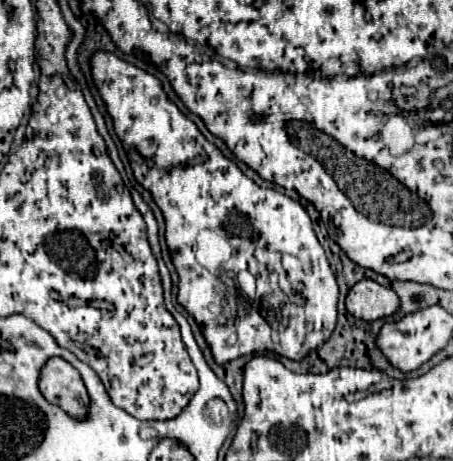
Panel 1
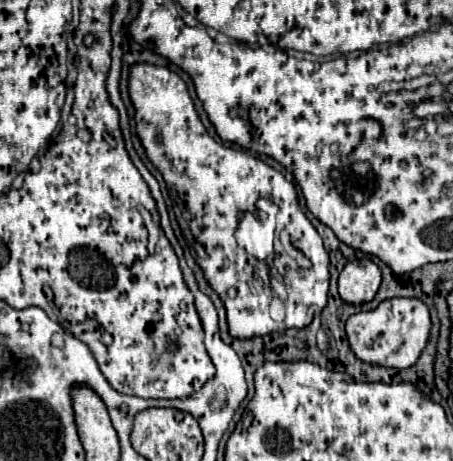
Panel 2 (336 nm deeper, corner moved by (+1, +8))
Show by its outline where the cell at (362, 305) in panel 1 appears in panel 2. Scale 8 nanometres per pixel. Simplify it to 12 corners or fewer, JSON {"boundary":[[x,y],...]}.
{"boundary":[[354,260],[338,278],[340,298],[360,306],[374,300],[380,268]]}

